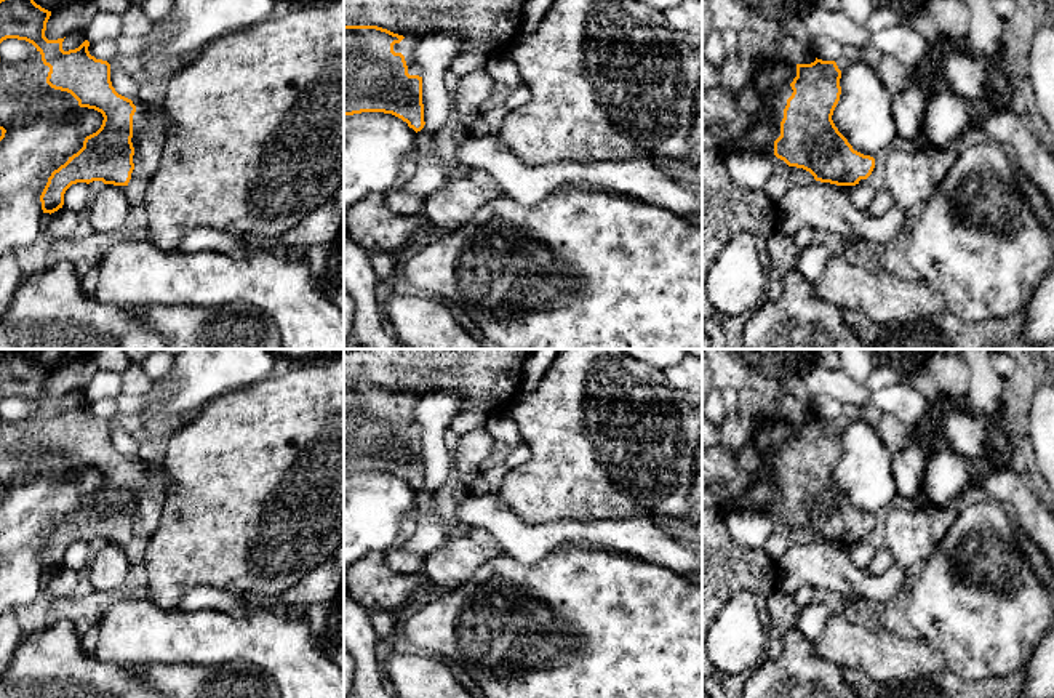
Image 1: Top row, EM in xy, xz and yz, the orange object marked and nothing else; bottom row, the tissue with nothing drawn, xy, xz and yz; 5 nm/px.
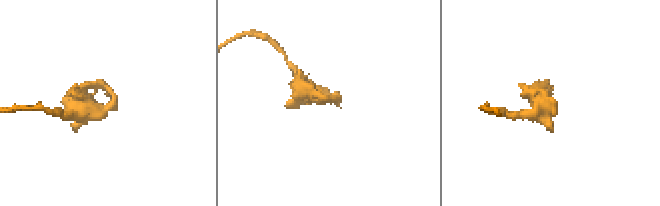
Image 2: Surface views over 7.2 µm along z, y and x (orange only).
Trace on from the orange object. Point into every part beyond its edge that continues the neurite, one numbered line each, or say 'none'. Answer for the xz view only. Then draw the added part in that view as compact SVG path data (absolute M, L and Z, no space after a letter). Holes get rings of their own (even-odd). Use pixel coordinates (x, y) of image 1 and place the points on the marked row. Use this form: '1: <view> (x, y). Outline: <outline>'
1: xz (405, 47). Outline: M405 37L400 43L395 43L393 51L401 53L405 56L409 75L422 77L422 69L413 58L413 40L411 38Z

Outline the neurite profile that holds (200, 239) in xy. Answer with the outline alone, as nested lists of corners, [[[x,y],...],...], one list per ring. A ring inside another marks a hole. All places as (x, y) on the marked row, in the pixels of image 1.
[[[206,227],[187,229],[181,235],[181,250],[189,253],[203,250],[222,251],[235,259],[242,259],[246,253],[242,239]]]

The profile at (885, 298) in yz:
[[[828,255],[814,295],[840,309],[857,309],[876,323],[907,323],[950,314],[942,291],[924,280],[904,280],[883,267],[852,266],[841,255]]]

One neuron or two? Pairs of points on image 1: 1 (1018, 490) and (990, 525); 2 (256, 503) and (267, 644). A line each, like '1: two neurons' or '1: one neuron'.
1: two neurons
2: two neurons

